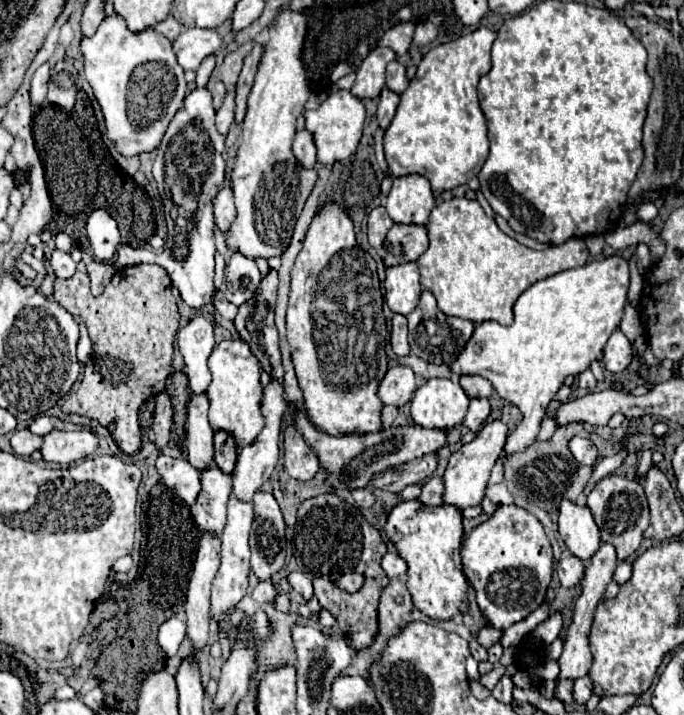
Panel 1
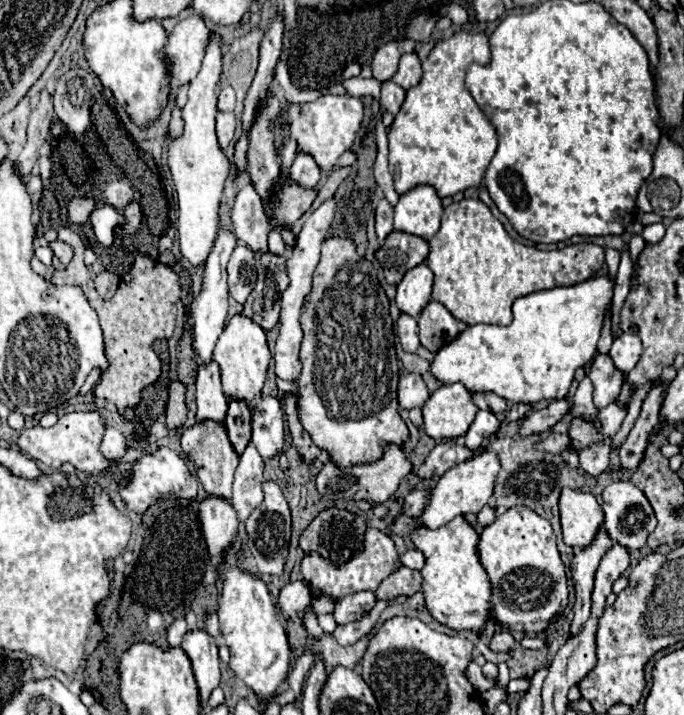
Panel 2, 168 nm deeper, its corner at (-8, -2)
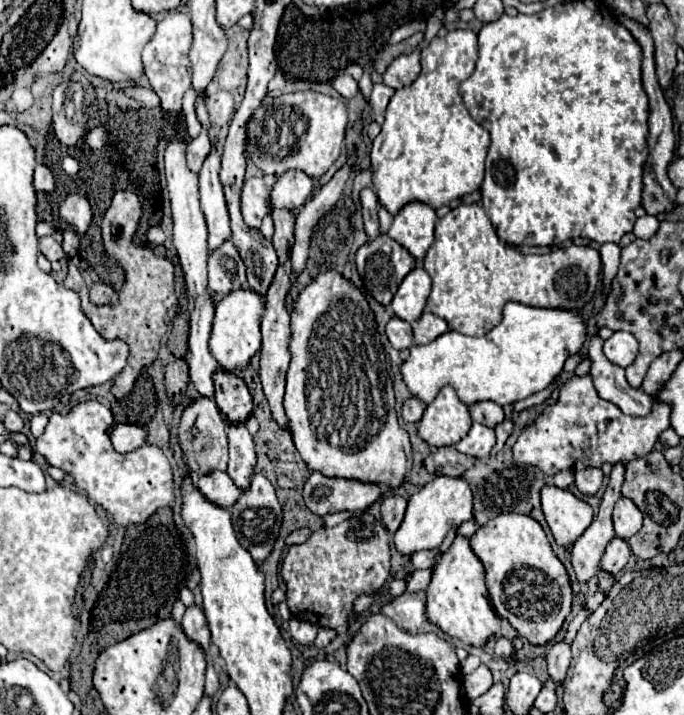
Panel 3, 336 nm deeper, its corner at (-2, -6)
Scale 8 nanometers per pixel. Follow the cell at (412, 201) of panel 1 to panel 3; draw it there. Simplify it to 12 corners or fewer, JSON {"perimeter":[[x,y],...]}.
{"perimeter":[[411,201],[387,235],[423,261],[433,243],[433,207]]}

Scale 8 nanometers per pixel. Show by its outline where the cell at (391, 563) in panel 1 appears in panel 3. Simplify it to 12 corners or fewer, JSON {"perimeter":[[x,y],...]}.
{"perimeter":[[417,551],[411,555],[415,569],[429,569],[437,551]]}

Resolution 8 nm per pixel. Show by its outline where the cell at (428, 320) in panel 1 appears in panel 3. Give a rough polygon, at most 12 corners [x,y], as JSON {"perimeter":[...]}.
{"perimeter":[[423,311],[411,323],[415,345],[449,331],[447,321]]}

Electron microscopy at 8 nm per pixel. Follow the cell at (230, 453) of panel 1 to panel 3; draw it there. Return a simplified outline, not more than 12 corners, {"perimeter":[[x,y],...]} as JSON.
{"perimeter":[[215,373],[215,403],[231,425],[251,417],[241,377]]}

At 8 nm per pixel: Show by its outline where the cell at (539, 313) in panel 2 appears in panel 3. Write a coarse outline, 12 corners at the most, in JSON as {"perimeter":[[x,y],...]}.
{"perimeter":[[507,303],[483,337],[413,345],[401,373],[431,403],[509,405],[581,353],[581,311]]}

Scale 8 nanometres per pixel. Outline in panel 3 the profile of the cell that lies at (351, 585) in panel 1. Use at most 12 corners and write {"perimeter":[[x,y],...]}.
{"perimeter":[[369,513],[291,545],[297,619],[345,633],[351,603],[389,579]]}

